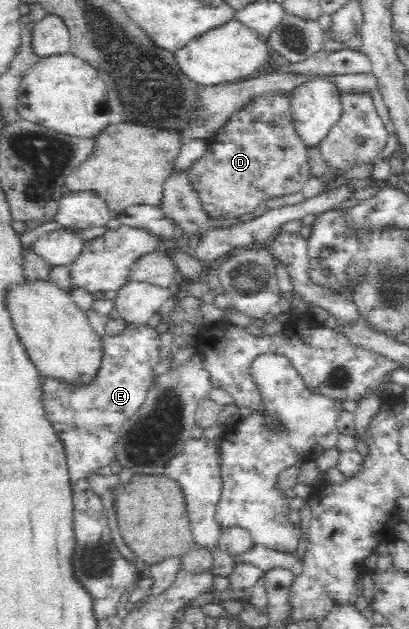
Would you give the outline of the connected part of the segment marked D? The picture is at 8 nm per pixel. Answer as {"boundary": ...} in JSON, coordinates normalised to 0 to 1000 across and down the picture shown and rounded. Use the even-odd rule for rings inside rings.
{"boundary":[[[658,143],[599,162],[504,223],[501,245],[472,262],[472,270],[455,283],[506,347],[570,353],[592,340],[623,339],[626,331],[645,318],[736,305],[763,278],[753,259],[753,232],[731,216],[724,196],[699,143]]]}

